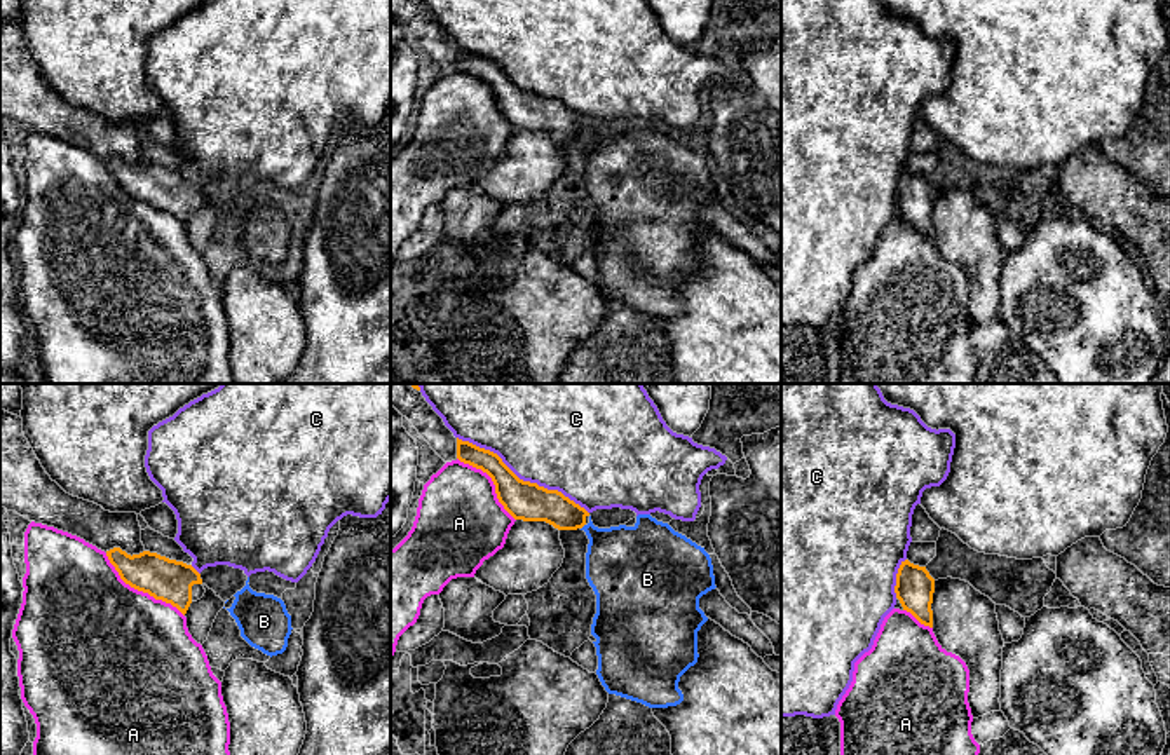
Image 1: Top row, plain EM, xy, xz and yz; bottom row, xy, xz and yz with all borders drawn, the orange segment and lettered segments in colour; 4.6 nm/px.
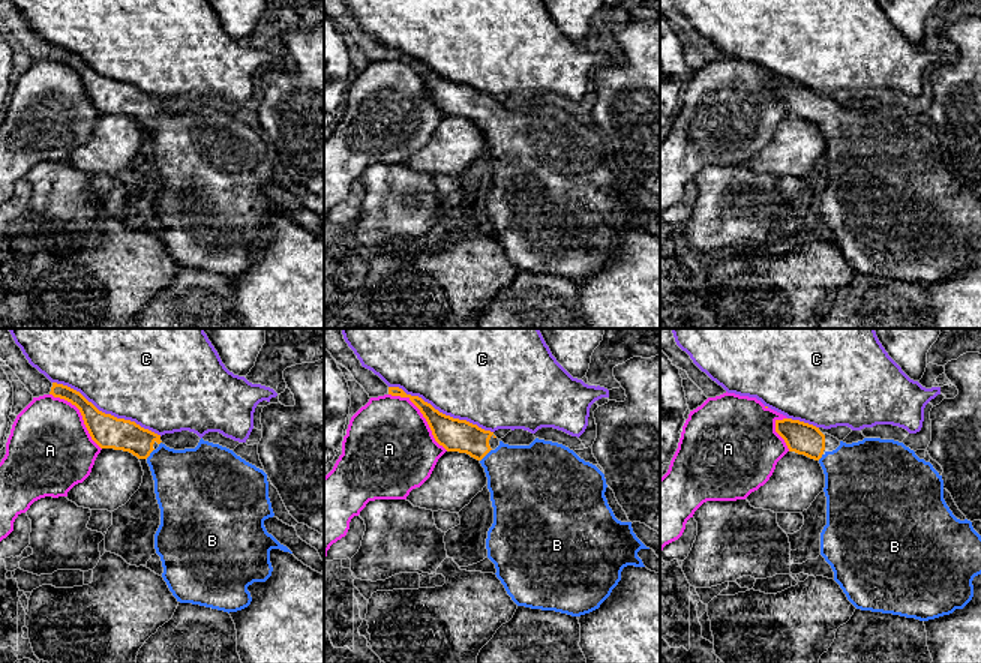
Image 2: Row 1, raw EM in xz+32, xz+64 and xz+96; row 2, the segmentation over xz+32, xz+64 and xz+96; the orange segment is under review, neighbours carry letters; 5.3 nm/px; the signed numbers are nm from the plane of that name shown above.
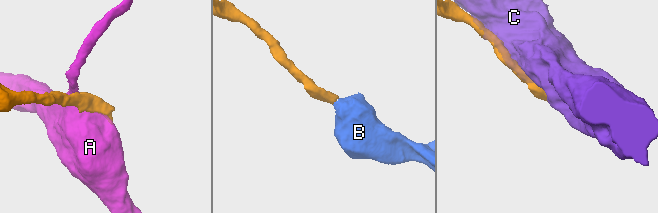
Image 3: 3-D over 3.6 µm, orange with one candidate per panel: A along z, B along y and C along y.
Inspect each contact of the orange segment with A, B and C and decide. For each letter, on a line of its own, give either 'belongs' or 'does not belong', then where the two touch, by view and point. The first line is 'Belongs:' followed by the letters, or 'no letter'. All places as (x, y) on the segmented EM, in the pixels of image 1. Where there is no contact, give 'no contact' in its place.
Belongs: B
A: does not belong; meets orange in xy at (140, 590)
B: belongs; meets orange in xz at (583, 525)
C: does not belong; meets orange in xz at (522, 480)

